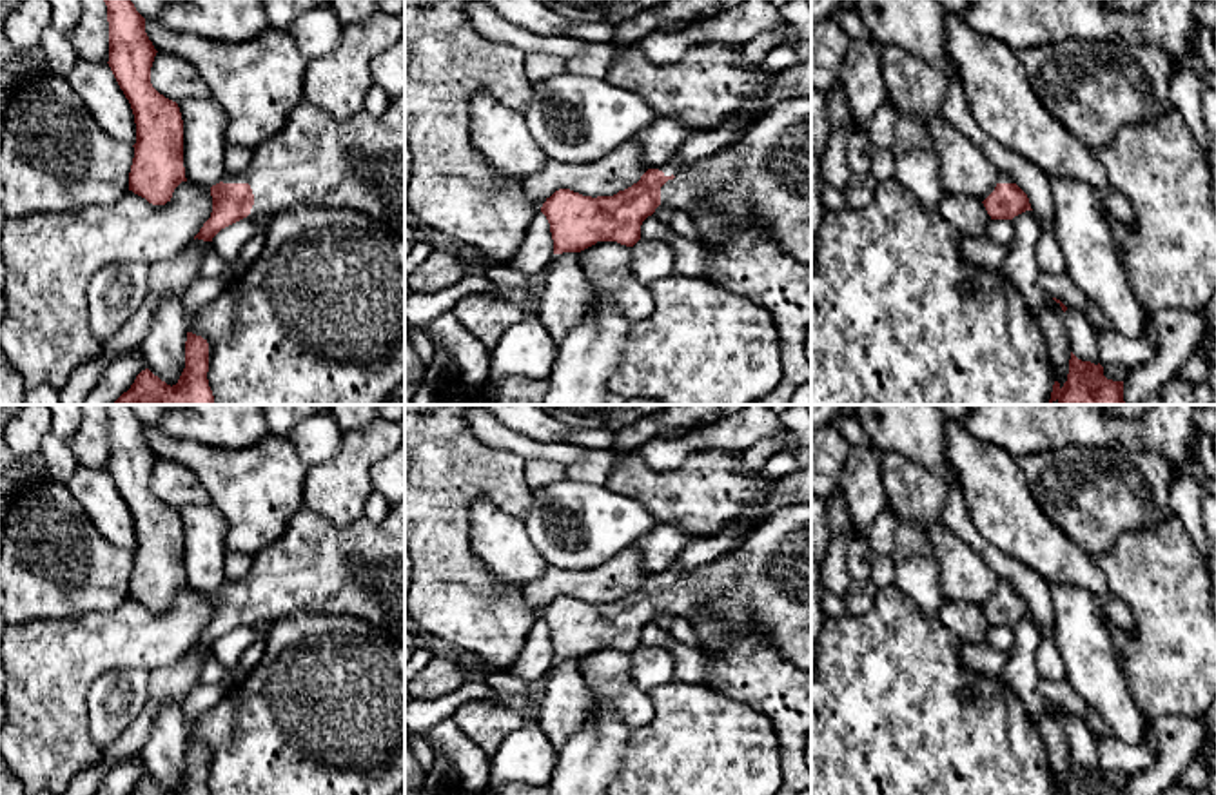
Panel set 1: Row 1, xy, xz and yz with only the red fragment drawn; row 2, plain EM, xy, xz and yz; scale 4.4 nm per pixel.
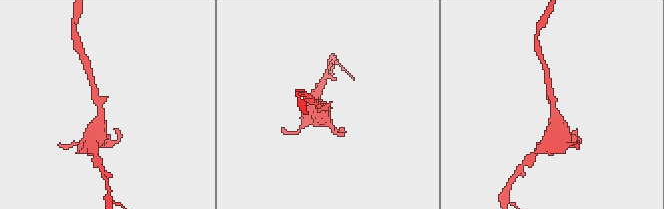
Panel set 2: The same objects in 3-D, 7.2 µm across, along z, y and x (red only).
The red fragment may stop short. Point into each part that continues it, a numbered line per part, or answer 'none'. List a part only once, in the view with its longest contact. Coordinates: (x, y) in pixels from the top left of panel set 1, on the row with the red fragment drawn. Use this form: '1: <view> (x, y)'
1: xy (314, 160)

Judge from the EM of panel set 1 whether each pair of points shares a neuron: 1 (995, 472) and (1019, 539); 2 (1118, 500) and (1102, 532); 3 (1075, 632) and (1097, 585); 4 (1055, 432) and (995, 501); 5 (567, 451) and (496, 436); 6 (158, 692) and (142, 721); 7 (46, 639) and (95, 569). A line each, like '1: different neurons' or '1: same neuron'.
1: same neuron
2: same neuron
3: different neurons
4: different neurons
5: same neuron
6: same neuron
7: different neurons

